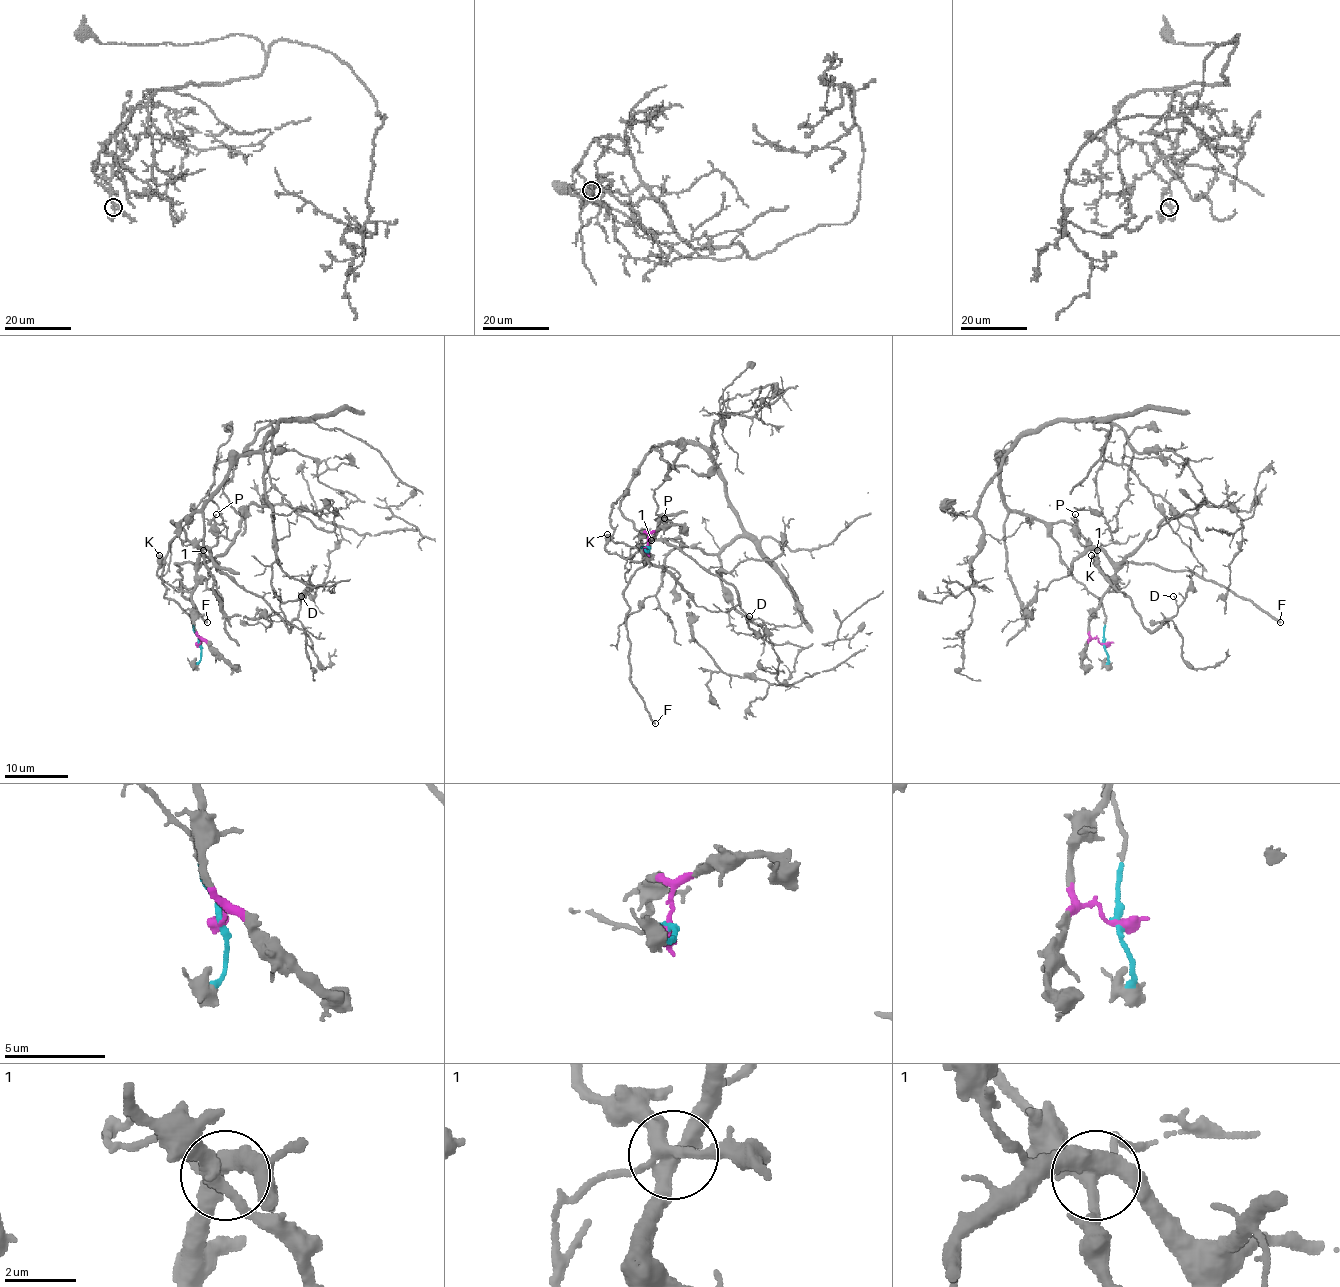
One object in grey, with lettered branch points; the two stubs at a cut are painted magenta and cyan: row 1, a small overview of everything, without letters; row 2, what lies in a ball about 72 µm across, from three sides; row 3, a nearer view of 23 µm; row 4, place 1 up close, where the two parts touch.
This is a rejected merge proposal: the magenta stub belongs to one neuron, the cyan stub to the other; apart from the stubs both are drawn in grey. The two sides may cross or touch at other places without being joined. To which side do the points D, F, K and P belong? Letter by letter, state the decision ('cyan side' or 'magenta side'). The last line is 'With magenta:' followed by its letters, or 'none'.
D: cyan side
F: magenta side
K: magenta side
P: magenta side
With magenta: F, K, P

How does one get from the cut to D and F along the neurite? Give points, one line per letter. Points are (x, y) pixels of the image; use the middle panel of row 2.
D: (648, 546), (612, 540), (611, 507), (624, 494), (620, 511), (636, 529), (721, 577), (750, 617)
F: (648, 546), (641, 532), (641, 566), (624, 601), (630, 676), (656, 723)

